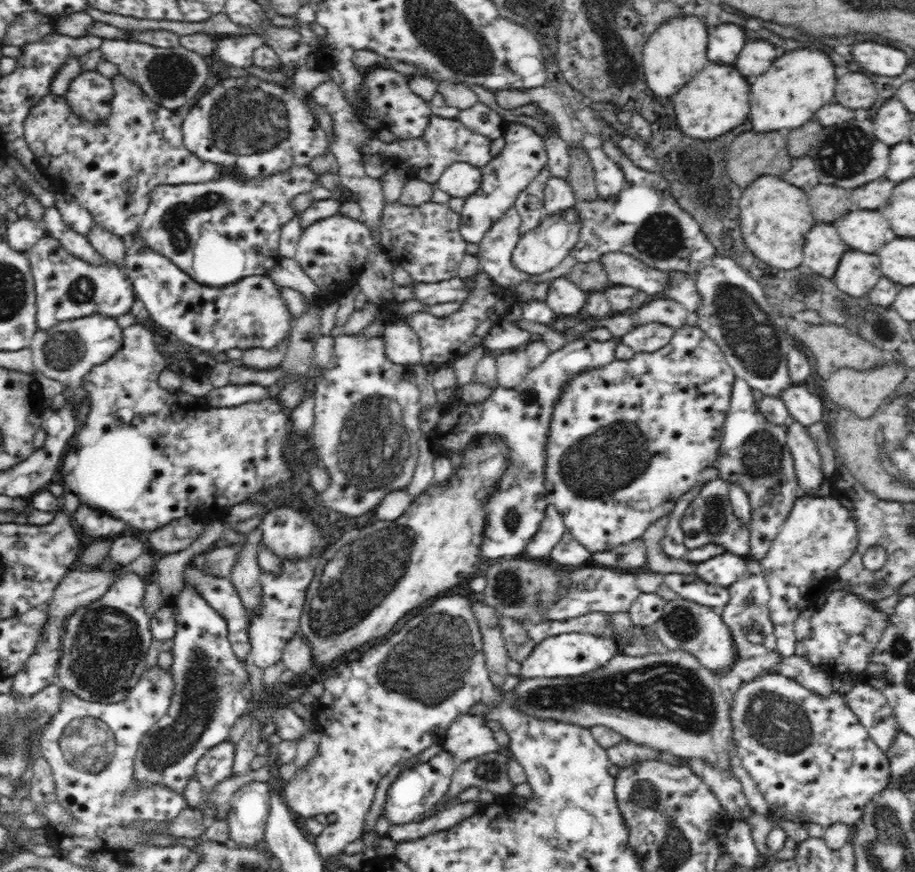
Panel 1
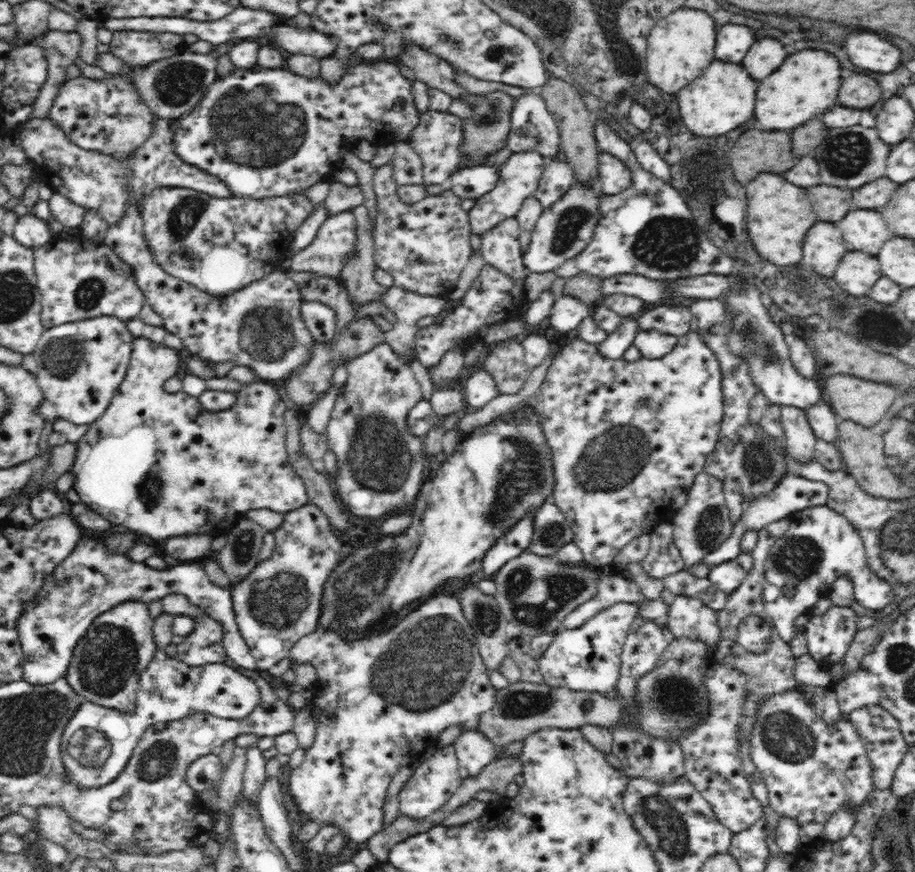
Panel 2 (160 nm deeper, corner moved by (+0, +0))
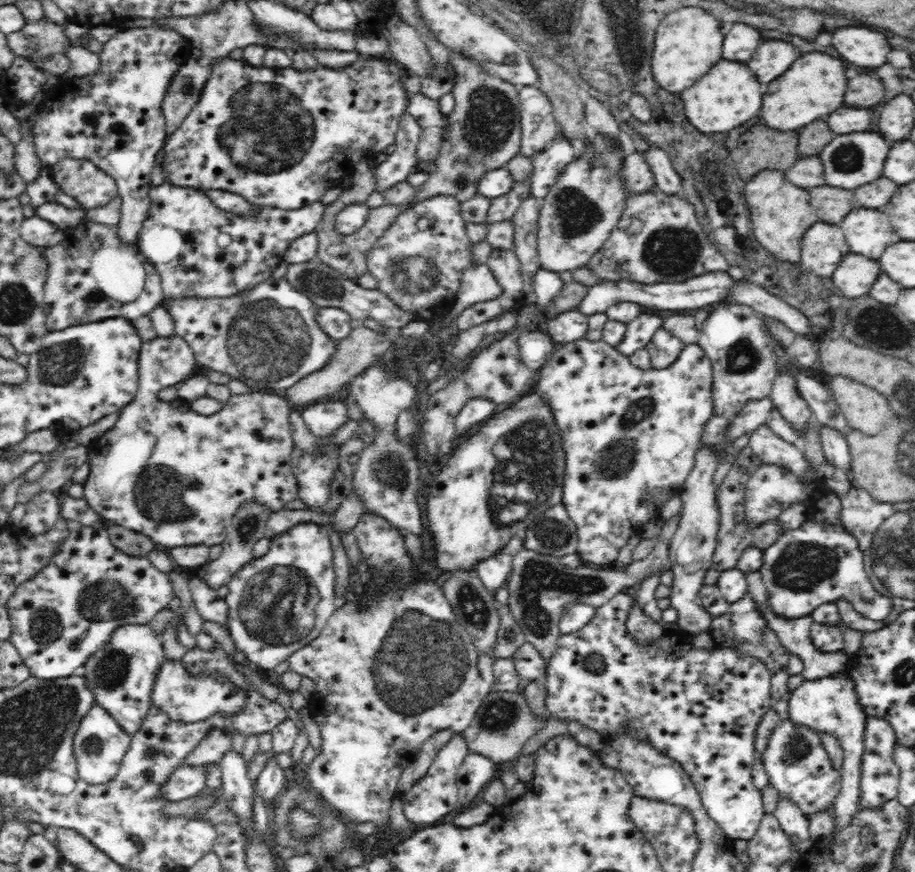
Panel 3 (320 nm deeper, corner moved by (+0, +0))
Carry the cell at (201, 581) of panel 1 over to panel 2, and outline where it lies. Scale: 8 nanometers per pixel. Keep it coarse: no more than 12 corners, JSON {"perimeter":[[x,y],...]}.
{"perimeter":[[81,537],[15,622],[23,679],[68,672],[93,620],[182,594],[257,671],[230,587],[199,562],[154,570]]}

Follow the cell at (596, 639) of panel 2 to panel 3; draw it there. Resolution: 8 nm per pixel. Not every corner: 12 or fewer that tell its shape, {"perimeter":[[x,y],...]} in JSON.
{"perimeter":[[626,592],[561,635],[547,713],[680,763],[730,839],[771,674],[737,647],[641,644]]}

